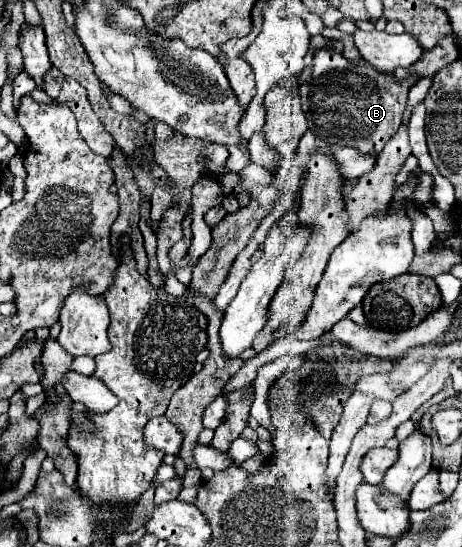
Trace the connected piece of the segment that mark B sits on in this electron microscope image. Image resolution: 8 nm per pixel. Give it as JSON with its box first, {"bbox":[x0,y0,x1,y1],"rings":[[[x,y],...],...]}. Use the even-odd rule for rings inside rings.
{"bbox":[300,49,418,155],"rings":[[[320,49],[314,55],[312,75],[300,83],[302,109],[308,129],[324,143],[350,145],[362,153],[378,155],[384,143],[400,127],[408,91],[418,83],[418,79],[418,73],[408,73],[406,79],[398,81],[392,73],[380,73],[372,65],[346,61],[338,51],[330,53]]]}

